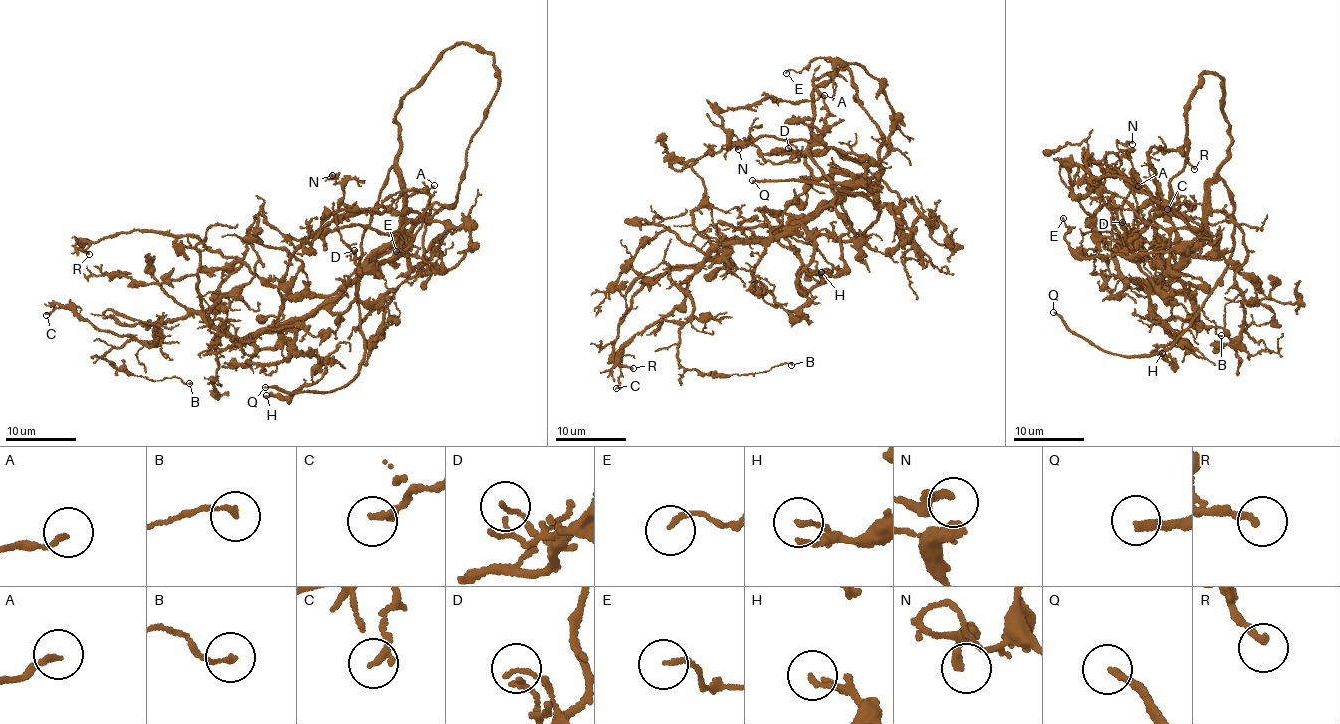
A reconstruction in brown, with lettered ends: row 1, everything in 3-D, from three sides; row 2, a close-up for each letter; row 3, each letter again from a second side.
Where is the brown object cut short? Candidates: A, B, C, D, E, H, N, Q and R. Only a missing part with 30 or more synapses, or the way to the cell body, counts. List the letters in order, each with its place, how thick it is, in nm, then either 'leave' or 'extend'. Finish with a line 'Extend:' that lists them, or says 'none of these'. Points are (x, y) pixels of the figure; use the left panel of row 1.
A: (434, 185) | 140 nm | leave
B: (189, 383) | 150 nm | leave
C: (46, 315) | 190 nm | leave
D: (354, 250) | 120 nm | leave
E: (396, 251) | 140 nm | leave
H: (266, 395) | 140 nm | leave
N: (332, 175) | 220 nm | leave
Q: (265, 387) | 200 nm | extend
R: (89, 254) | 200 nm | leave
Extend: Q

